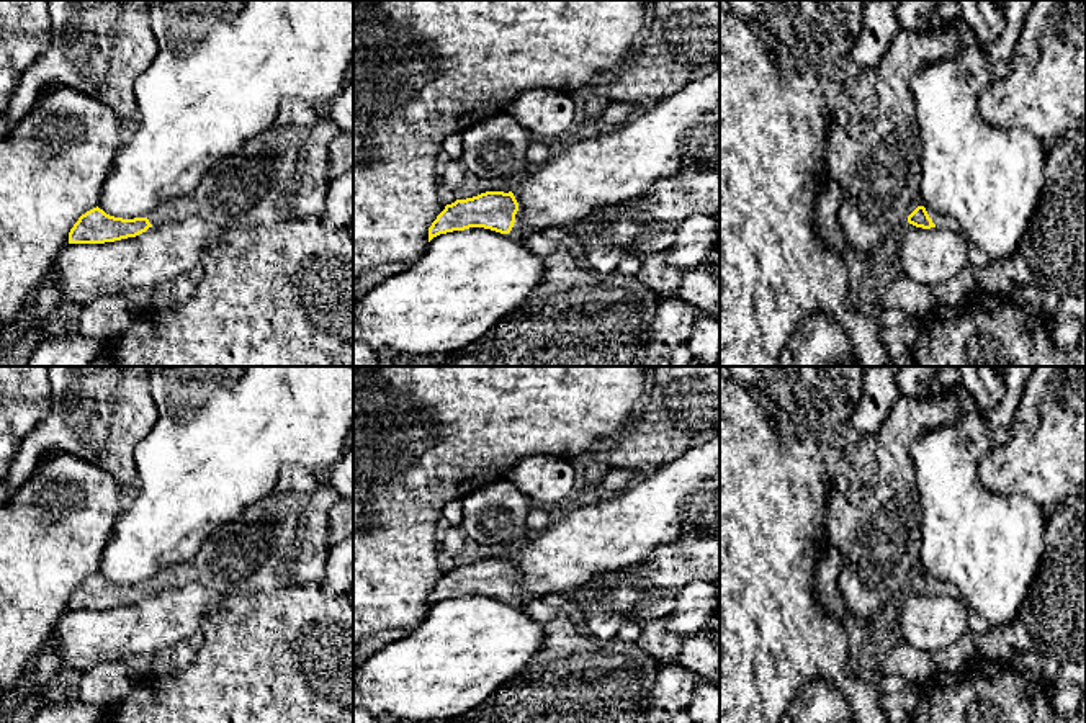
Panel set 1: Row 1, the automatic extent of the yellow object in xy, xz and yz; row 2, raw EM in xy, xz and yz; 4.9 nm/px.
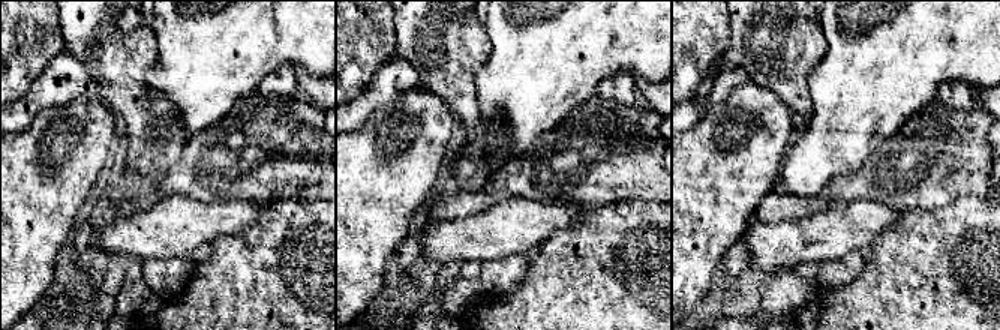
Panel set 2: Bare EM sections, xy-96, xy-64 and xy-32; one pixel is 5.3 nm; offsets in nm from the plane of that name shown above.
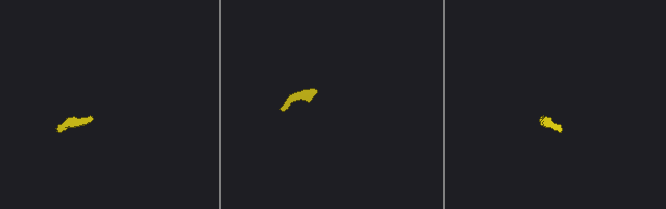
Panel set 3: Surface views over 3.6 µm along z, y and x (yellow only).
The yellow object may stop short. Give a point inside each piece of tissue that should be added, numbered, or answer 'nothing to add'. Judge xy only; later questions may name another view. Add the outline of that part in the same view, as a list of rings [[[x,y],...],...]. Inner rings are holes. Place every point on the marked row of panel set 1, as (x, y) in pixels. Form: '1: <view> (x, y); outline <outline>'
1: xy (280, 175); outline [[[321,115],[309,126],[281,126],[275,121],[265,132],[249,139],[239,152],[216,160],[191,195],[164,201],[146,218],[152,226],[200,218],[221,229],[232,229],[270,227],[322,216],[332,182],[329,147],[339,132],[327,115]]]

